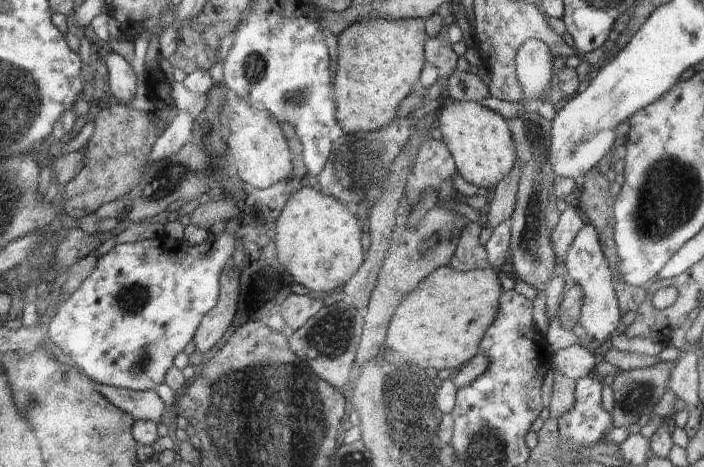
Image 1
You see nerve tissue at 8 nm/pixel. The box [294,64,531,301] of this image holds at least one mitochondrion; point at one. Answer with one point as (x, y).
(357, 166)

